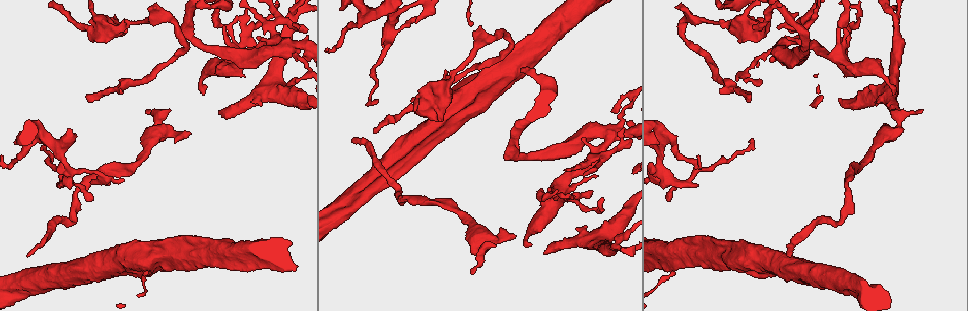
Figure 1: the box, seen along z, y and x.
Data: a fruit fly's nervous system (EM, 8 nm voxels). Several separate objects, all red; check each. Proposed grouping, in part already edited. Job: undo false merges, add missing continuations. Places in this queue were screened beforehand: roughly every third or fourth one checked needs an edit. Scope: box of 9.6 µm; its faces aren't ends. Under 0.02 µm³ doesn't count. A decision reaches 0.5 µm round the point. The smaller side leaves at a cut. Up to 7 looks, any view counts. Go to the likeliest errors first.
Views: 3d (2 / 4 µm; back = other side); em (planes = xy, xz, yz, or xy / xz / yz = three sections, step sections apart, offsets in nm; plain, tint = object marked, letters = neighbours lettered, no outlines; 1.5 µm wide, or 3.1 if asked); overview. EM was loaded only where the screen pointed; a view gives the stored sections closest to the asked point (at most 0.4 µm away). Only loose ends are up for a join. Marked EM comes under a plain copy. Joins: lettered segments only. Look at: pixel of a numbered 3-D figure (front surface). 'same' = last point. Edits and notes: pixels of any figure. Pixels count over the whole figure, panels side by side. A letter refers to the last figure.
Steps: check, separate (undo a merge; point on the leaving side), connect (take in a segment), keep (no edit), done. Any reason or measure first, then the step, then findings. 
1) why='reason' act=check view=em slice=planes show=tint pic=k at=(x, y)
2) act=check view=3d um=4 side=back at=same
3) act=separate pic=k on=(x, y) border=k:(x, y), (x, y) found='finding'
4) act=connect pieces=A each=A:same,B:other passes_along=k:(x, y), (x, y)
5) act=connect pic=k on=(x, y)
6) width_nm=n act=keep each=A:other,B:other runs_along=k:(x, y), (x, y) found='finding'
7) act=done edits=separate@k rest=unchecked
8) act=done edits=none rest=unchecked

why='free end' act=check view=3d um=2 pic=1 at=(759, 85)

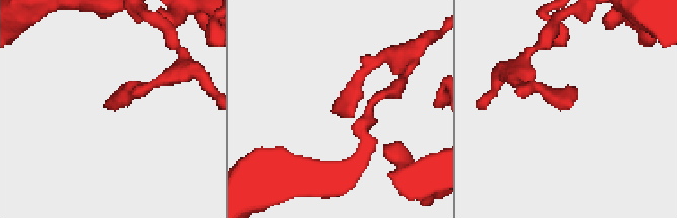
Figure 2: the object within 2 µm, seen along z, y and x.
act=check view=em slice=planes show=letters pic=2 at=(109, 106)

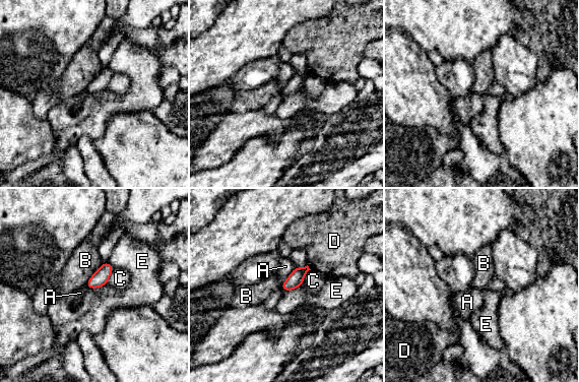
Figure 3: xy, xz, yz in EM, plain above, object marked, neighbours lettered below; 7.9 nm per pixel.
act=keep each=A:other,B:other,C:other,D:other,E:other border=3:(303, 281), (293, 290), (282, 291) found='none of them fits'

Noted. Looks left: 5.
why='an open end' act=check view=em slice=planes show=letters pic=1 at=(456, 129)

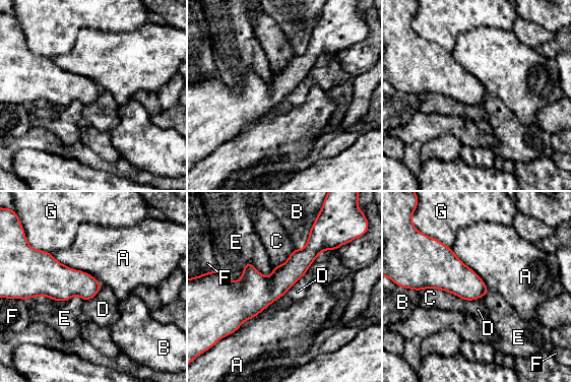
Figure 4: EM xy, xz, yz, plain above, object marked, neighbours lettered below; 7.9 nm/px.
act=keep each=A:other,B:other,C:other,D:other,E:other,F:other,G:other found='none of them fits'

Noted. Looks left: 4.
why='sudden change in width' act=check view=em slice=planes show=letters pic=1 at=(470, 220)

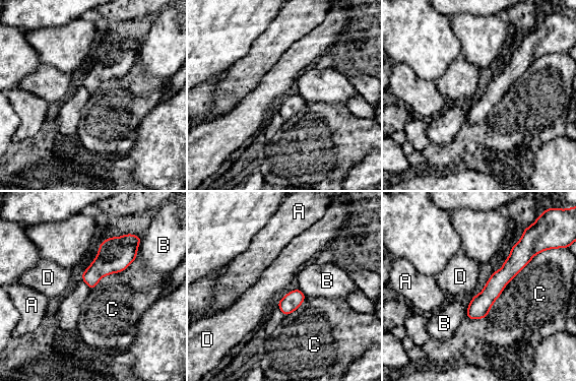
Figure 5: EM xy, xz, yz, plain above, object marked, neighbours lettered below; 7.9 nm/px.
act=keep each=A:other,B:other,C:other,D:other border=5:(531, 259), (486, 317), (466, 317) found='one neuron here'

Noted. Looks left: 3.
act=done edits=none rest=unchecked

